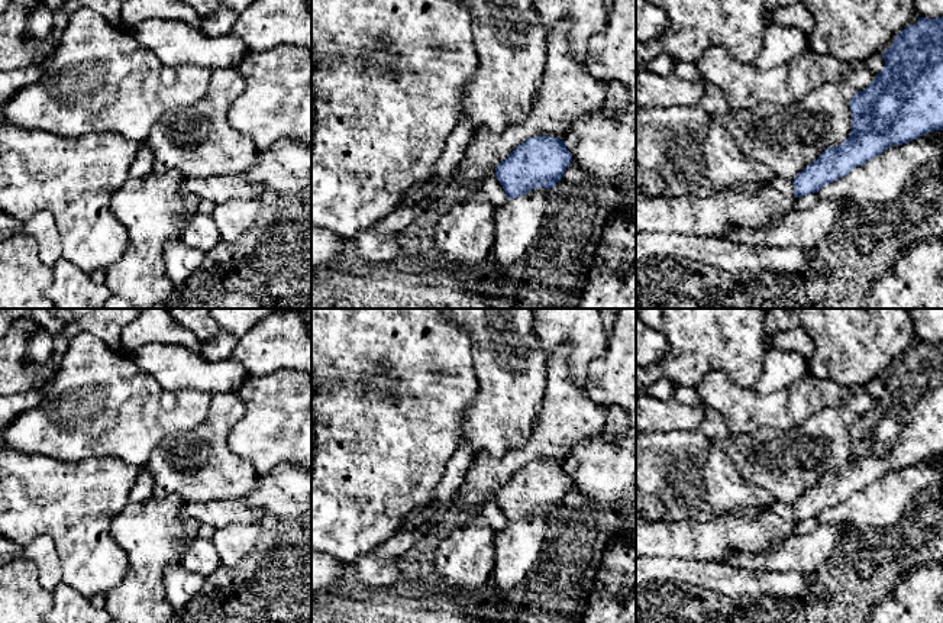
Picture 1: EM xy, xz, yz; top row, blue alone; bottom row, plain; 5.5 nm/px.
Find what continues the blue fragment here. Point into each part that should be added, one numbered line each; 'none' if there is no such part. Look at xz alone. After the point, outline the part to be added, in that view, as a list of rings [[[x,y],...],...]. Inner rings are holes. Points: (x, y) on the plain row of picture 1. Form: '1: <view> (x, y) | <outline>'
none

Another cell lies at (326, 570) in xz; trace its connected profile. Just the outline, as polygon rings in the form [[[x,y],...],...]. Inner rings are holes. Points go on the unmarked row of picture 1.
[[[311,548],[311,594],[338,582],[352,566]]]

